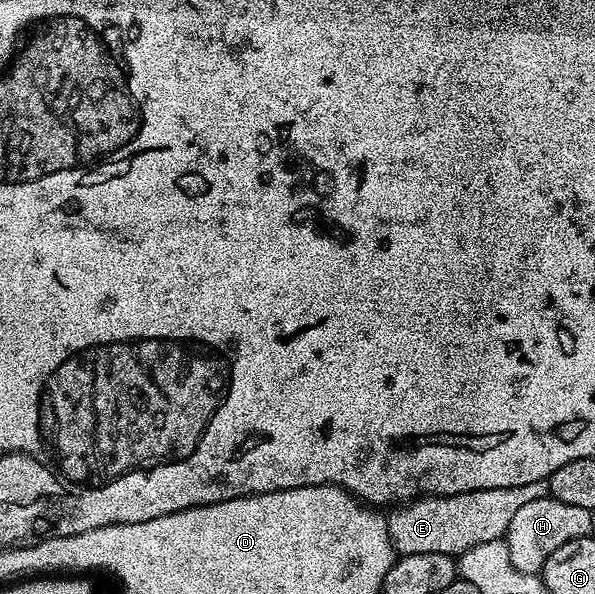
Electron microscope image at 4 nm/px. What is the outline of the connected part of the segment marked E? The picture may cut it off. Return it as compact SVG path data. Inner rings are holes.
M545 482L508 489L476 489L472 493L455 495L424 495L395 506L386 515L386 524L398 555L444 553L457 557L476 545L484 545L484 541L502 539L508 525L512 525L512 517L516 517L522 506L528 505L528 501L547 498L547 495Z

